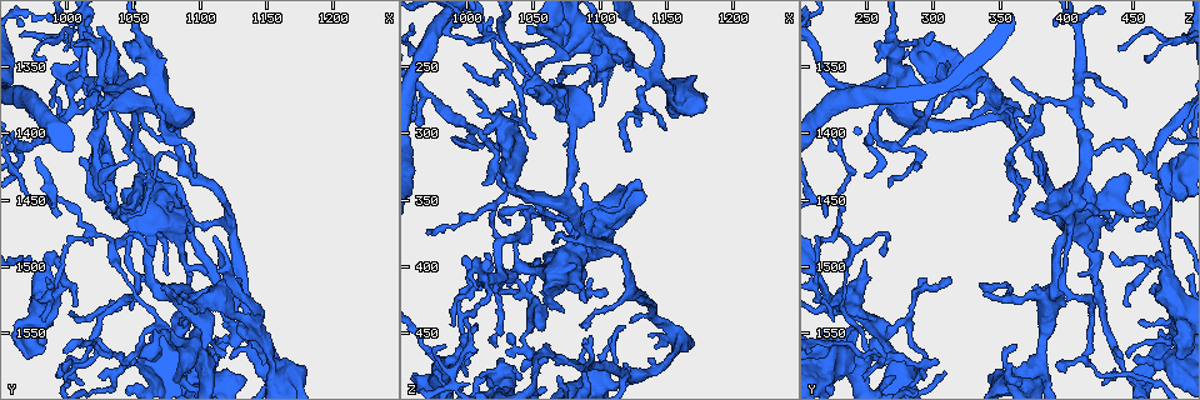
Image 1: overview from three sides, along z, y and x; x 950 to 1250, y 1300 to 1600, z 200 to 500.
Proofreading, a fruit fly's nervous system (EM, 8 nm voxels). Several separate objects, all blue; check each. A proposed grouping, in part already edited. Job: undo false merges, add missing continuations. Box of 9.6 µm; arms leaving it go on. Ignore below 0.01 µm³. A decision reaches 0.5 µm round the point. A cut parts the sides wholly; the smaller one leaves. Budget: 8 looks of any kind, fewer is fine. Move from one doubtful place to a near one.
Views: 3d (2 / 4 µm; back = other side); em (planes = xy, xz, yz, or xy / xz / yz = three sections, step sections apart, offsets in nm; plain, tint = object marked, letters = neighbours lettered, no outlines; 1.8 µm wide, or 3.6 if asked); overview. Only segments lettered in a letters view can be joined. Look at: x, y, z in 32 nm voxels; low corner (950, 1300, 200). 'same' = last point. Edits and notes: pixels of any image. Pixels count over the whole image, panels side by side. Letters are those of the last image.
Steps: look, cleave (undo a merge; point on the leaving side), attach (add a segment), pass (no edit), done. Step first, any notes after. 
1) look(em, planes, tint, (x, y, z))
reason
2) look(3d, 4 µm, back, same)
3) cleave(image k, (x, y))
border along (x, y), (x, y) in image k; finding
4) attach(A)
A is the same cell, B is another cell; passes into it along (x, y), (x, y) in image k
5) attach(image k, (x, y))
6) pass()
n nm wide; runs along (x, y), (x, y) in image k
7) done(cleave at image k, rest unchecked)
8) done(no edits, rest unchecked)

look(3d, 2 µm, back, (1010, 1346, 312))
thin end

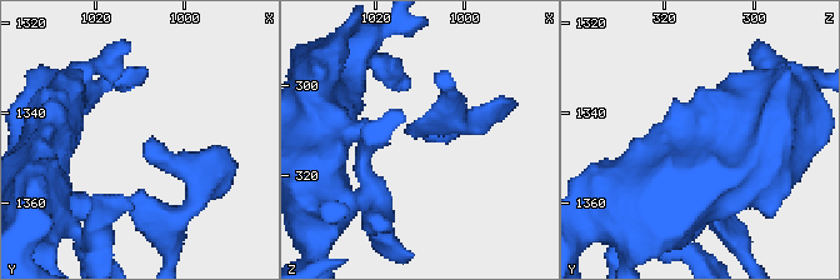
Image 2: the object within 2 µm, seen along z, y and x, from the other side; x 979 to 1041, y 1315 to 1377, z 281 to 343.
look(em, yz, step 4, tint, (1010, 1347, 312))
shape alone is not enough

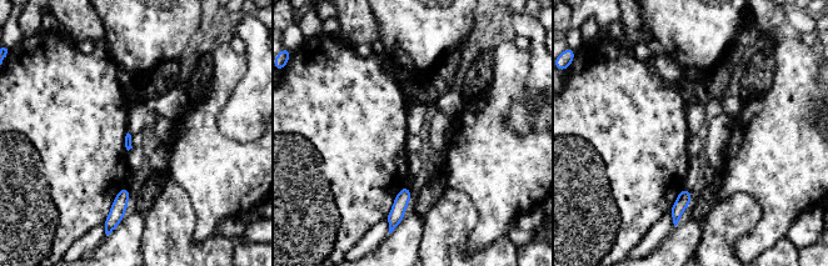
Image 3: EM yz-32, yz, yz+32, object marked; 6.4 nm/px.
look(em, yz, step 4, letters, same)
what lies round it

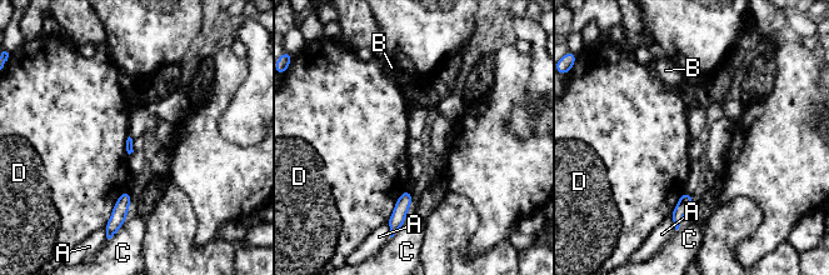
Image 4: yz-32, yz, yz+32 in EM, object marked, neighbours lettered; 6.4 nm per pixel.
pass()
A, B, C and D are other cells; border along (125, 189), (106, 221) in image 4; no lettered segment goes on from it

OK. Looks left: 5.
look(em, yz, step 8, plain, (1066, 1548, 218))
branch stops here

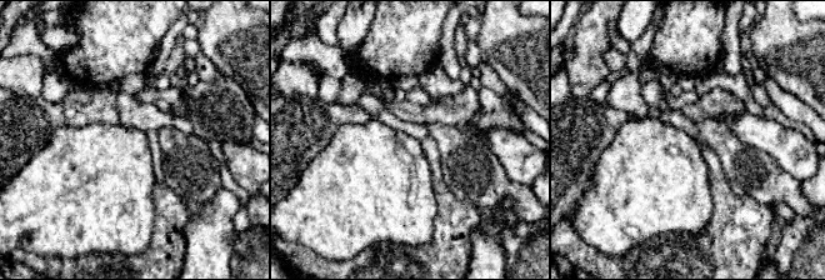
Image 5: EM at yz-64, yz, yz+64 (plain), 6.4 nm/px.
look(em, yz, step 8, letters, same)
what lies round it

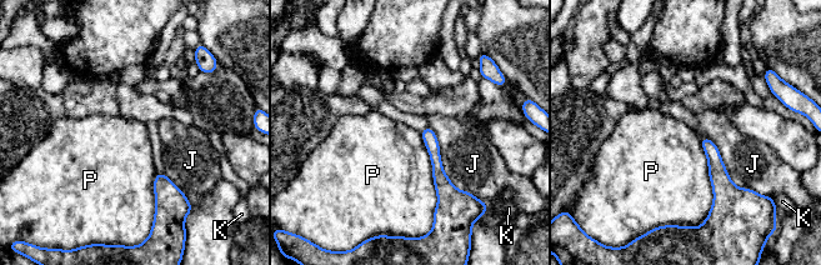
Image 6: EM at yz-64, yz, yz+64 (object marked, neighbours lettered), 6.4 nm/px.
pass()
J, K and P are other cells; border along (419, 131), (431, 164), (434, 215) in image 6; no lettered segment goes on from it

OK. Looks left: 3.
look(3d, 4 µm, (1120, 1498, 250))
an open end

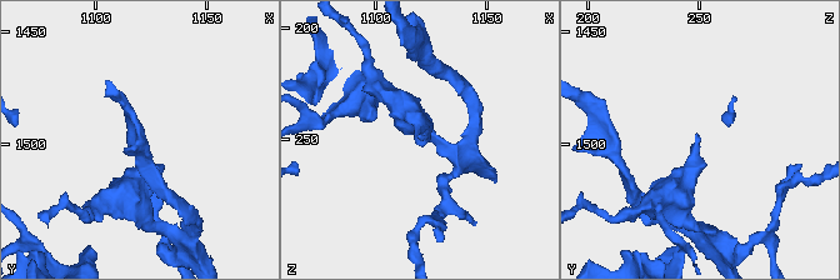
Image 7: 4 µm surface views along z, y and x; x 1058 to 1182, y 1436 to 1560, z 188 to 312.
look(em, xy, step 4, tint, (1118, 1496, 248))

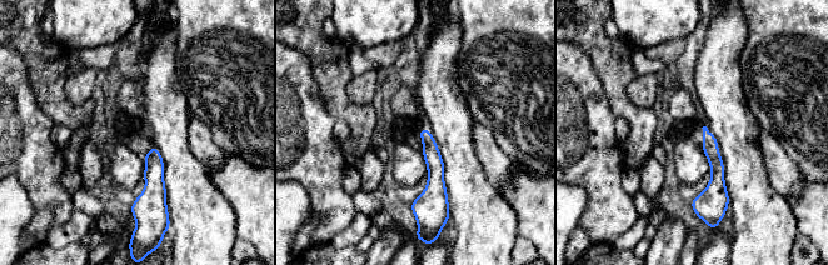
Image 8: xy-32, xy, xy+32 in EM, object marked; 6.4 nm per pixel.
look(em, planes, letters, same)

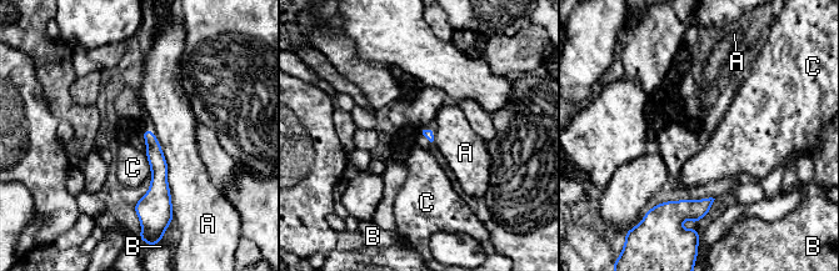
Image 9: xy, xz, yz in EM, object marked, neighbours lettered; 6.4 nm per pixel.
pass()
A touches over 420 nm; A, B and C are other cells; border along (144, 152), (150, 167), (150, 175) in image 9; none of them fits

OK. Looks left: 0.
done(no edits, rest unchecked)

